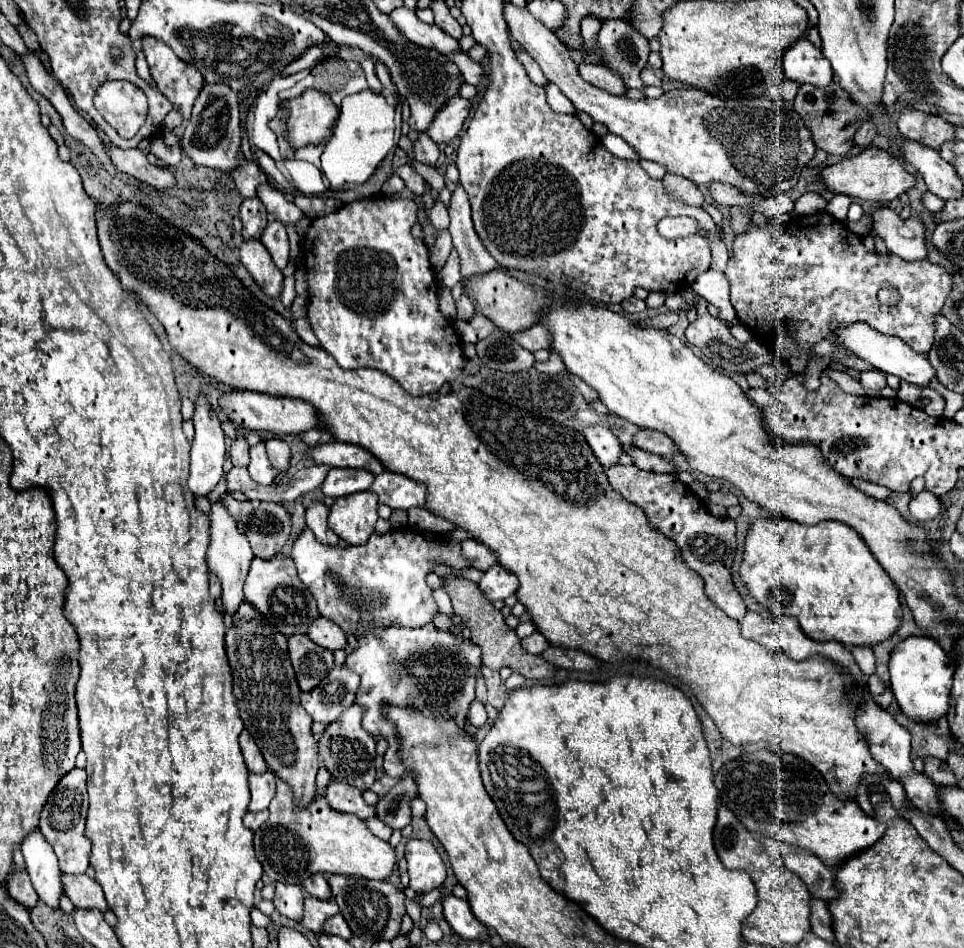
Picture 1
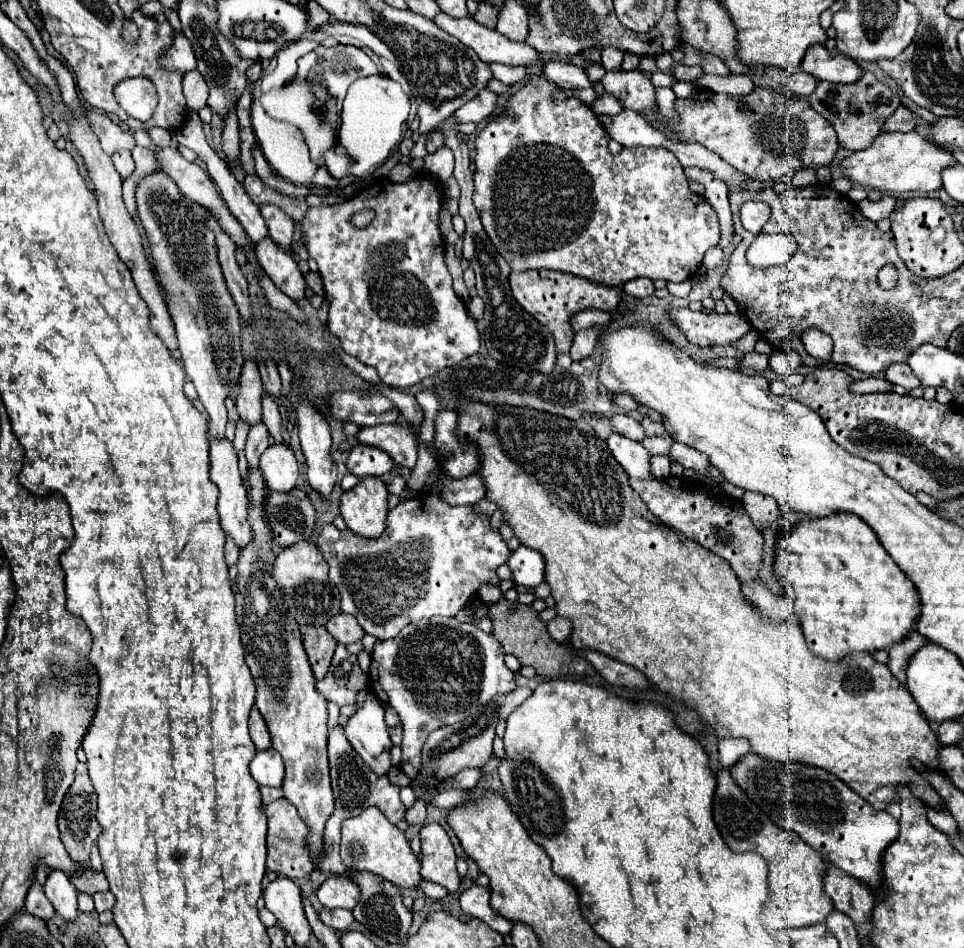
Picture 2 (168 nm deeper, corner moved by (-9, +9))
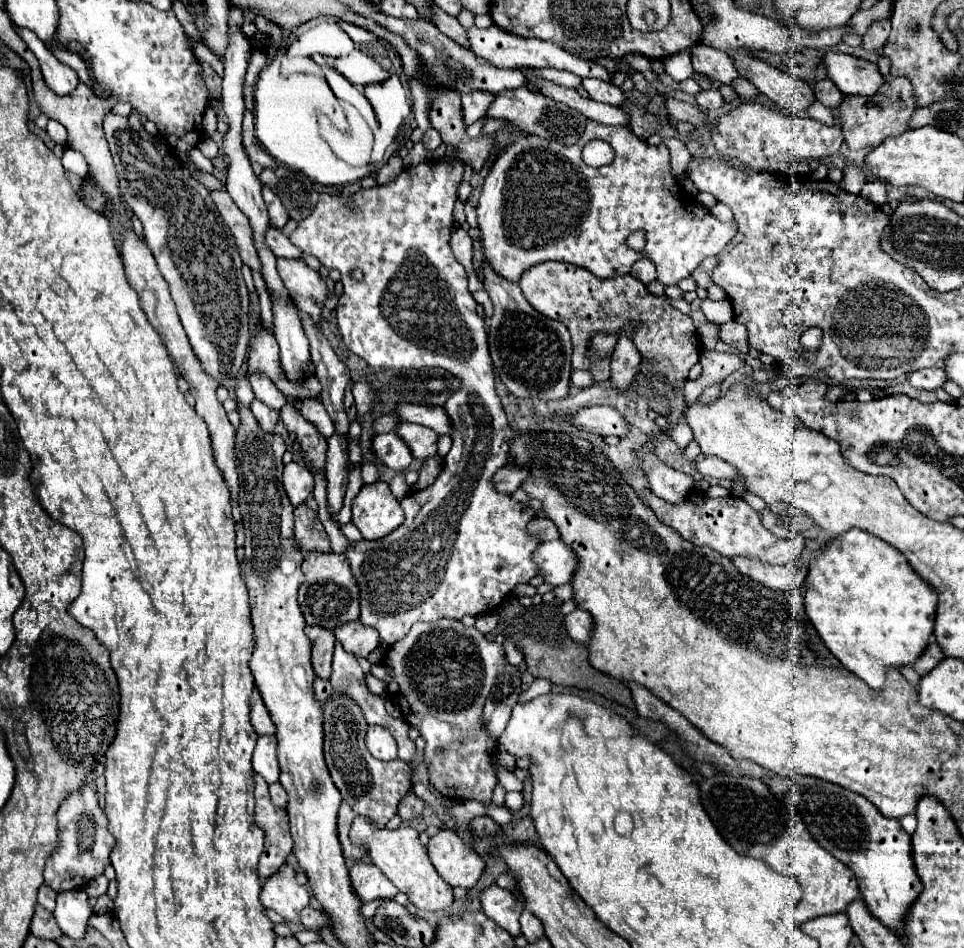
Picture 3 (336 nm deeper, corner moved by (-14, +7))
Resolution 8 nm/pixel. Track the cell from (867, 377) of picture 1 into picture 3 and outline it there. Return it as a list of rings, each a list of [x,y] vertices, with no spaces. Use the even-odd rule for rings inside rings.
[[[920,369],[920,371],[914,371],[912,375],[908,375],[908,383],[916,389],[936,389],[936,387],[942,387],[946,381],[946,373],[942,369]]]

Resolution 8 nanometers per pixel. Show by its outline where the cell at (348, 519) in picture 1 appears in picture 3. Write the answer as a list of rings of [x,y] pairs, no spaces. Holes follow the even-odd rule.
[[[384,481],[364,485],[352,503],[352,523],[364,539],[382,539],[400,527],[402,521],[402,507]]]

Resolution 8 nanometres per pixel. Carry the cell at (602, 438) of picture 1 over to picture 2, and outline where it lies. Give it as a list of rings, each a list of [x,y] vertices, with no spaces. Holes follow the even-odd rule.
[[[611,435],[609,441],[609,451],[613,453],[613,457],[619,461],[619,465],[625,469],[625,473],[631,479],[653,479],[651,473],[651,453],[637,441],[631,441],[623,435]]]

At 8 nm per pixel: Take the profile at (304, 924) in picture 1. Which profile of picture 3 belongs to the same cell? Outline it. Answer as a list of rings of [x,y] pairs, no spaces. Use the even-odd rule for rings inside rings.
[[[354,863],[350,869],[350,885],[360,903],[368,903],[374,899],[394,899],[398,895],[394,883],[372,863]]]

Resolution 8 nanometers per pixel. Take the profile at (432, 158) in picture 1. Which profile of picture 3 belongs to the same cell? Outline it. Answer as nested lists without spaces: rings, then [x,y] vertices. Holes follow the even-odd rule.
[[[428,129],[426,133],[424,133],[424,137],[422,137],[422,143],[424,143],[424,147],[428,149],[428,151],[434,151],[434,149],[438,149],[438,145],[442,143],[442,139],[440,139],[440,133],[436,131],[436,129]]]

